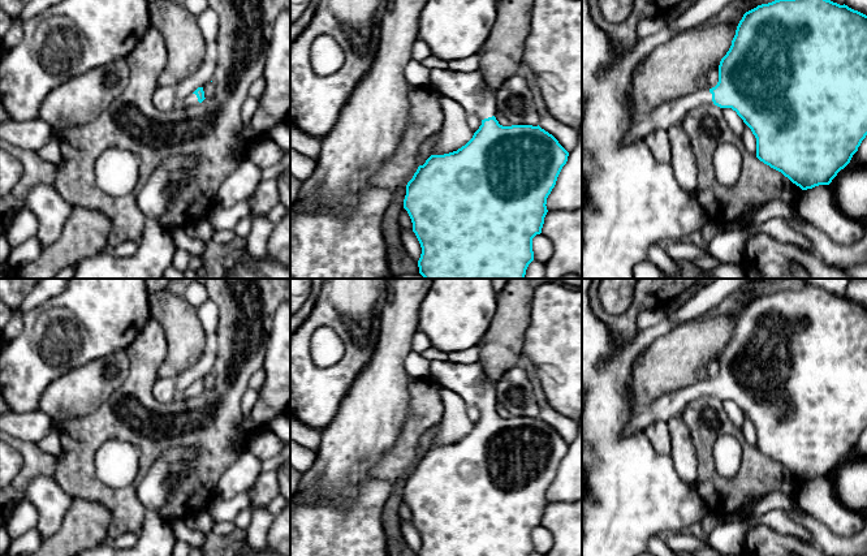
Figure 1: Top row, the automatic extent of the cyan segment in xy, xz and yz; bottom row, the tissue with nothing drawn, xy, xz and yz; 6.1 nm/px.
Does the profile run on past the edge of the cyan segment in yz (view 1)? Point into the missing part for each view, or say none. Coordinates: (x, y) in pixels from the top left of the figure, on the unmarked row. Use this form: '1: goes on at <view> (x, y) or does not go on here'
1: goes on at yz (671, 405)

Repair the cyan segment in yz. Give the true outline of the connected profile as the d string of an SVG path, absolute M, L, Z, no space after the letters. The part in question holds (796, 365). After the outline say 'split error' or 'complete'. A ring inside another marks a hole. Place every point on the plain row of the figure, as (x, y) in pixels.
M806 284L794 290L778 290L768 296L758 297L746 303L739 313L732 337L720 353L717 376L707 384L668 392L650 406L637 410L622 430L622 436L646 431L647 427L657 421L668 422L672 418L682 417L685 408L700 396L715 396L720 400L732 400L736 402L756 430L756 449L771 460L781 464L802 482L812 480L819 477L829 477L837 465L850 454L853 447L858 443L858 439L867 427L867 307L845 296L840 297L812 284Z; split error

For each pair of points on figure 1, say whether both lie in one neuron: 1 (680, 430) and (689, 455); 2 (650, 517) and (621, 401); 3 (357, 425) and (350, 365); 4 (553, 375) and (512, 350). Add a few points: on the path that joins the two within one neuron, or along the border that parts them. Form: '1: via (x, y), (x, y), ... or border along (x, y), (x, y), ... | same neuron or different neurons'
1: via (680, 436), (682, 448) | same neuron
2: via (632, 488), (625, 475), (613, 464), (613, 430) | same neuron
3: border along (371, 358), (348, 391), (339, 410) | different neurons
4: border along (529, 323), (521, 353) | different neurons

